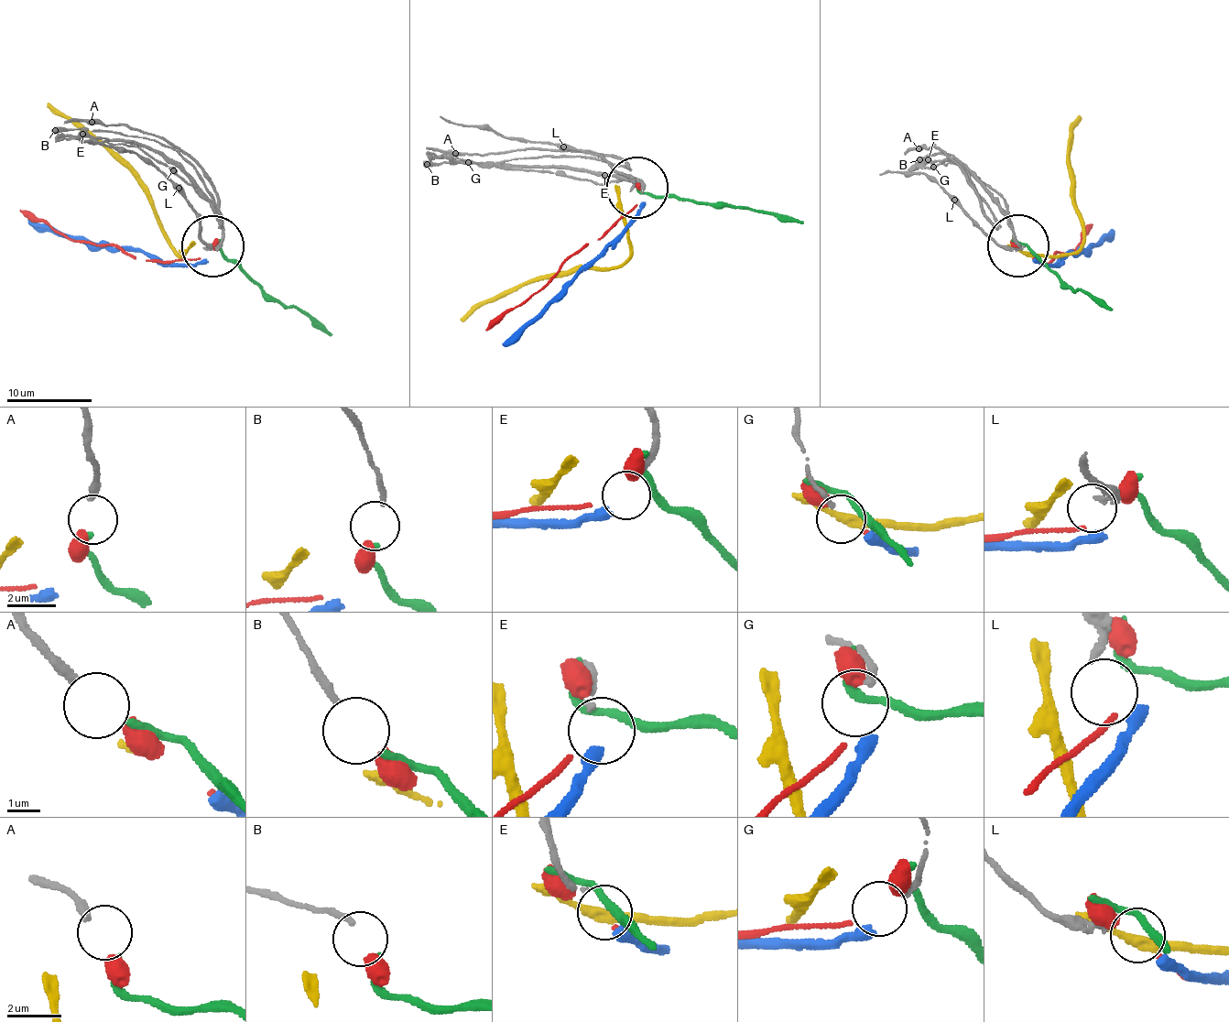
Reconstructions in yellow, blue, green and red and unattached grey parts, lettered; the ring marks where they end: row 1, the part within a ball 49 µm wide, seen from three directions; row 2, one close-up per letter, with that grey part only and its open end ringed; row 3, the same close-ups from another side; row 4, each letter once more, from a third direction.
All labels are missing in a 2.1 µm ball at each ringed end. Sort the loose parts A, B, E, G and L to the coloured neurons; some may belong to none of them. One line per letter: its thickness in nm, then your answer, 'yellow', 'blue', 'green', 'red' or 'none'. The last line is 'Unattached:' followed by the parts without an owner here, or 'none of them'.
A: 320 nm | green
B: 220 nm | red
E: 170 nm | blue
G: 240 nm | none
L: 190 nm | none
Unattached: G, L

